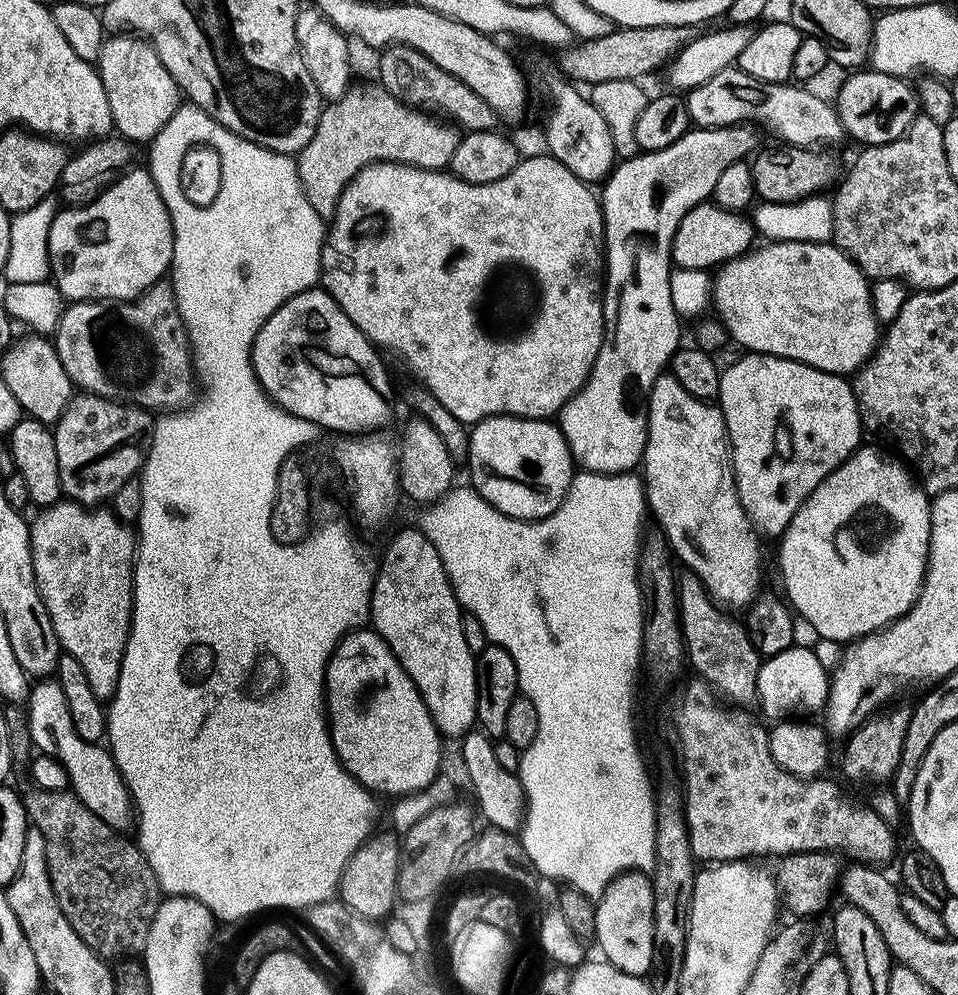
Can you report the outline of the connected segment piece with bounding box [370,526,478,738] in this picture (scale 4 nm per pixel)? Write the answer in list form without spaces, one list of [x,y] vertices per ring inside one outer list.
[[[419,527],[404,528],[388,544],[384,565],[375,577],[372,586],[372,610],[370,624],[378,635],[392,647],[392,652],[400,659],[400,665],[408,670],[408,677],[416,683],[416,689],[424,693],[428,713],[436,722],[445,737],[463,737],[465,732],[473,731],[477,723],[478,705],[478,660],[466,646],[466,634],[462,634],[462,609],[456,599],[456,591],[448,581],[442,558],[421,532]]]

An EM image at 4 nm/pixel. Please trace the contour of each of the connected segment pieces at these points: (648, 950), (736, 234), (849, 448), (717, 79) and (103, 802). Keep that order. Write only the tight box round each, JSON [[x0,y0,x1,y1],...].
[[596,872,655,977],[672,202,754,270],[718,352,862,533],[687,66,846,147],[26,682,134,825]]

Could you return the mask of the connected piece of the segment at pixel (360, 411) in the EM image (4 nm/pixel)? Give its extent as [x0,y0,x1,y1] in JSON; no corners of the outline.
[252,286,392,434]

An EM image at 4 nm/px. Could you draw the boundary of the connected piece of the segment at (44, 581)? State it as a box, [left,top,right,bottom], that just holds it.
[30,498,134,702]

